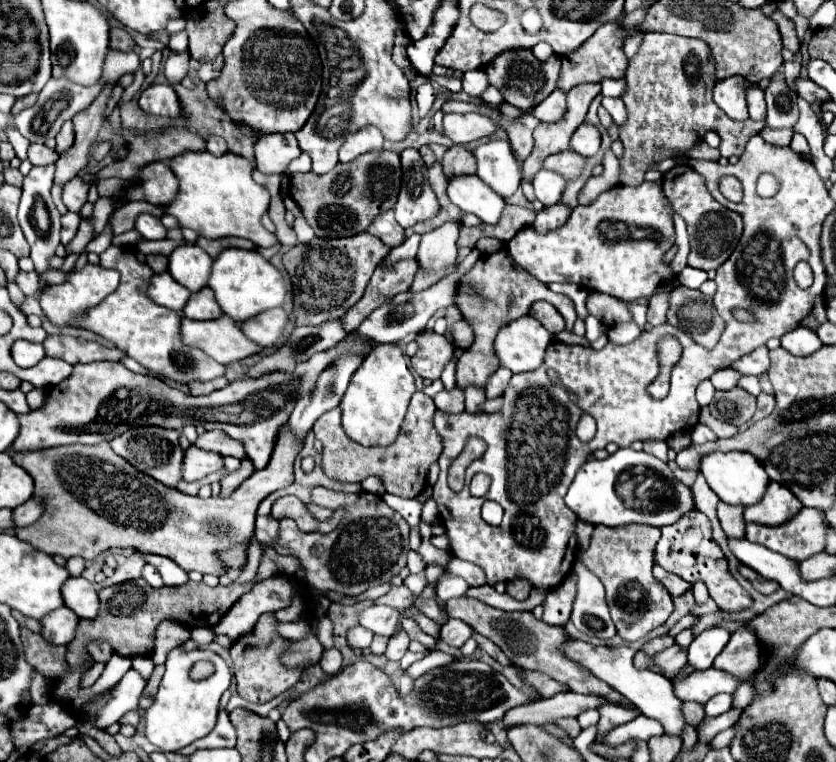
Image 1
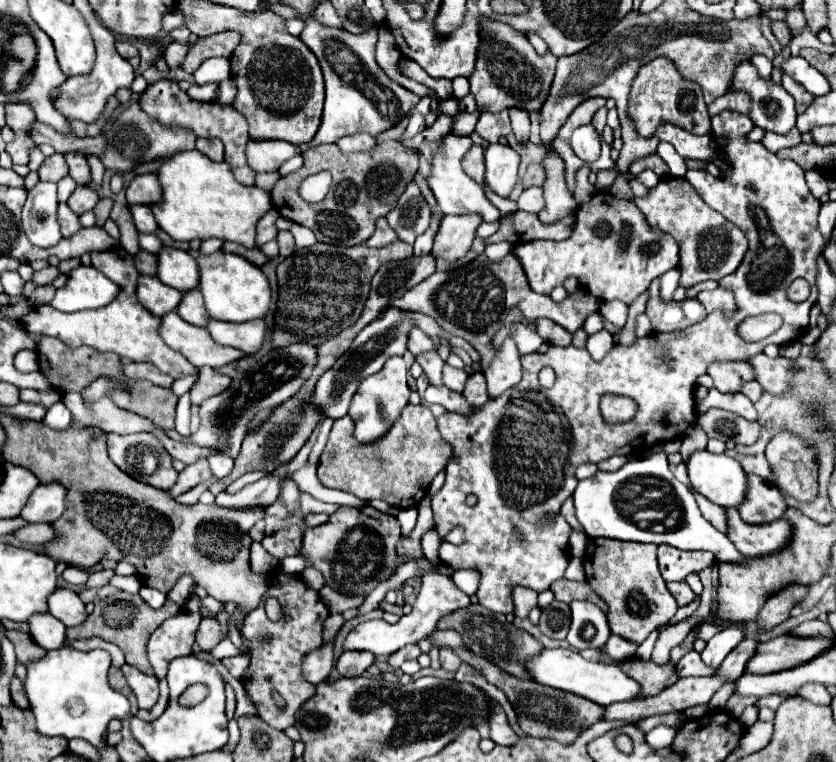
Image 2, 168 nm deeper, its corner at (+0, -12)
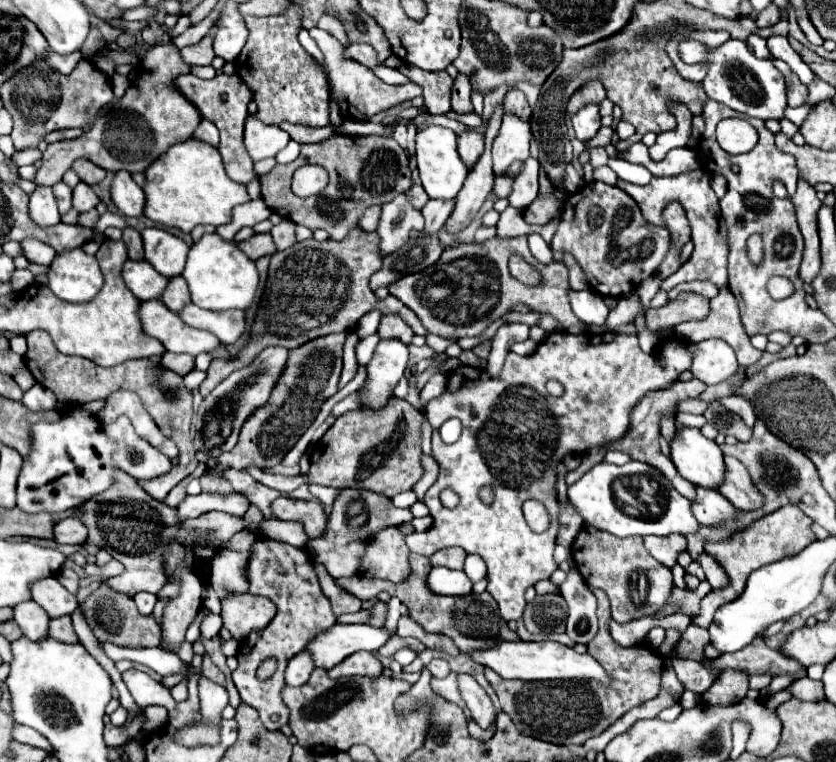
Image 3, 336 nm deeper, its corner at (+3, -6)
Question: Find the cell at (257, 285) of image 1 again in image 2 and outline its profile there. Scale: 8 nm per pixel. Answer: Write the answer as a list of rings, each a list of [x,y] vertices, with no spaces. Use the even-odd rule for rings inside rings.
[[[222,250],[210,256],[200,256],[198,252],[194,252],[194,258],[200,268],[198,290],[202,292],[206,310],[214,320],[246,322],[246,320],[256,320],[266,316],[272,300],[272,292],[270,292],[268,278],[258,266],[250,264],[246,258],[240,258],[236,254],[226,254]]]

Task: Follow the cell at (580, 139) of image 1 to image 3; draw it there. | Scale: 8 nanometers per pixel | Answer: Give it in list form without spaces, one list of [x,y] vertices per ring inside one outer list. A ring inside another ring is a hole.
[[[587,104],[577,114],[573,114],[573,128],[575,128],[575,134],[581,142],[587,142],[589,138],[593,138],[597,134],[597,130],[601,128],[599,106]]]

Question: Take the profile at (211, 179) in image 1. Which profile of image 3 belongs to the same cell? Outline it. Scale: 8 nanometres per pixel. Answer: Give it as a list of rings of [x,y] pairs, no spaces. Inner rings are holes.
[[[187,138],[181,144],[171,146],[145,170],[145,216],[153,222],[191,232],[199,224],[221,226],[231,220],[231,210],[237,204],[249,202],[249,194],[243,184],[233,182],[225,170],[219,150],[199,138]]]

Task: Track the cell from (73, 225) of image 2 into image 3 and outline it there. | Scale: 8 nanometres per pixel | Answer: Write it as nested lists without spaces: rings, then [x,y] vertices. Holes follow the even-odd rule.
[[[57,182],[53,186],[53,194],[57,198],[57,204],[59,204],[59,212],[65,214],[69,208],[71,208],[71,196],[73,196],[73,190],[65,184],[65,182]]]

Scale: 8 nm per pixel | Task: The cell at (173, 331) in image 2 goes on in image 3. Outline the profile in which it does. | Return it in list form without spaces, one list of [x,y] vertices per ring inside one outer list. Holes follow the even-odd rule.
[[[143,300],[137,314],[143,332],[157,338],[167,352],[197,356],[201,352],[211,352],[221,344],[217,336],[185,326],[161,300]]]

